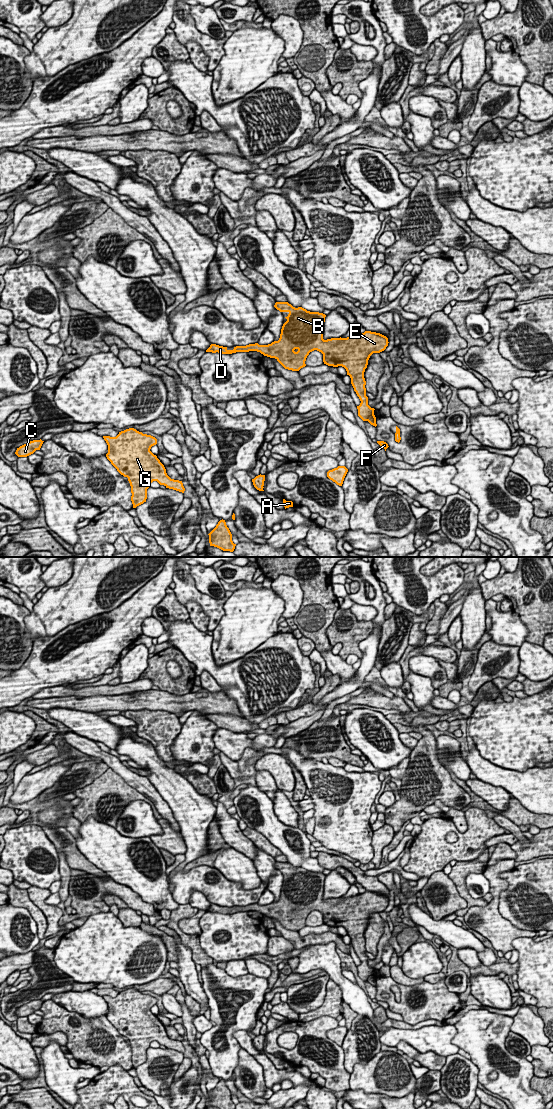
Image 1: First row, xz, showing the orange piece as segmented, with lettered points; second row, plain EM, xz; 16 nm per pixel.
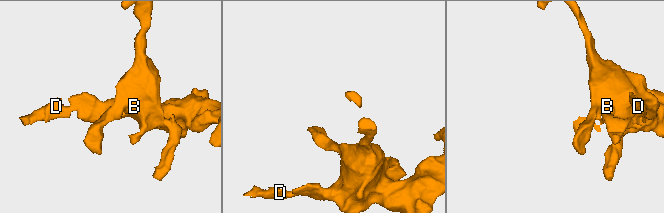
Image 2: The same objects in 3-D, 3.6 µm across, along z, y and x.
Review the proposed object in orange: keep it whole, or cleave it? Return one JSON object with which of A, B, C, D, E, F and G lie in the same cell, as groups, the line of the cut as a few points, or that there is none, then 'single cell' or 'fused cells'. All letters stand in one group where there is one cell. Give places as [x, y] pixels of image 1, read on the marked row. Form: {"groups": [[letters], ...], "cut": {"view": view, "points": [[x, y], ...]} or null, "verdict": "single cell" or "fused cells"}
{"groups": [["A", "C", "F", "G"], ["B", "D", "E"]], "cut": {"view": "xz", "points": [[373, 413], [366, 420]]}, "verdict": "fused cells"}

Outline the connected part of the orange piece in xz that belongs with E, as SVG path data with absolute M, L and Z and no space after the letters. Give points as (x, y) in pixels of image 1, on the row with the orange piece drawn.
M276 302L274 307L280 312L288 312L280 338L268 345L258 343L236 346L233 350L211 344L206 352L232 354L257 351L264 356L275 358L285 369L299 371L305 367L310 352L317 350L323 354L323 362L328 366L342 366L351 378L351 384L361 403L357 406L358 416L367 421L374 414L368 405L364 372L373 353L380 353L388 346L388 338L380 333L365 331L347 338L324 340L326 315L310 312L302 307L295 308L288 302Z

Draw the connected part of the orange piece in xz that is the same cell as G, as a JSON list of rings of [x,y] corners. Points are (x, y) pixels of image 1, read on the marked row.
[[[129,428],[116,437],[103,438],[108,445],[107,459],[121,475],[128,478],[133,508],[146,502],[147,489],[153,481],[184,493],[182,481],[171,479],[164,465],[150,451],[157,444],[155,437]]]

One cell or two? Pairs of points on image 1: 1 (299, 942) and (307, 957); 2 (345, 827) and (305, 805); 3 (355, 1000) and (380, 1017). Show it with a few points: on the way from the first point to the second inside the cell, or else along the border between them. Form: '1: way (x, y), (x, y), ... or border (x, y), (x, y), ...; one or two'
1: border (333, 941), (310, 946); two
2: border (310, 796), (313, 808); two
3: border (373, 1010), (375, 1021), (381, 1023); two

